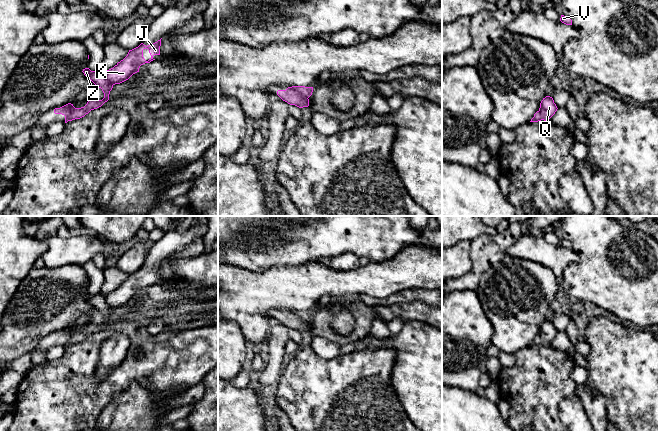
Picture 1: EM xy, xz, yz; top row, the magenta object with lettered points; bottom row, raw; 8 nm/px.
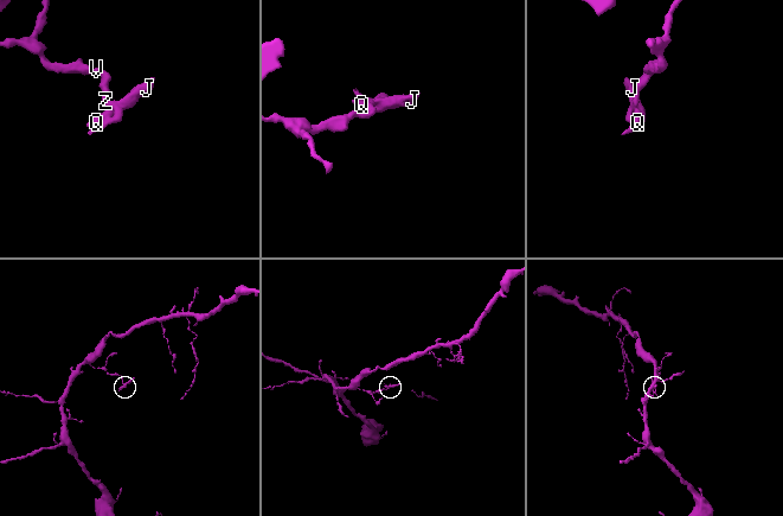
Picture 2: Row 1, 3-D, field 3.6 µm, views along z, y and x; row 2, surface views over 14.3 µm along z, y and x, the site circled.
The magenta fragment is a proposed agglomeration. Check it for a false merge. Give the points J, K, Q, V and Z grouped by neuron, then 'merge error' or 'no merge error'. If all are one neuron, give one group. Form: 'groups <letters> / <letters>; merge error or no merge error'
groups J K Q / V Z; merge error

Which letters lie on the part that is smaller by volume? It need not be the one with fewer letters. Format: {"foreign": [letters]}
{"foreign": ["J", "K", "Q"]}

